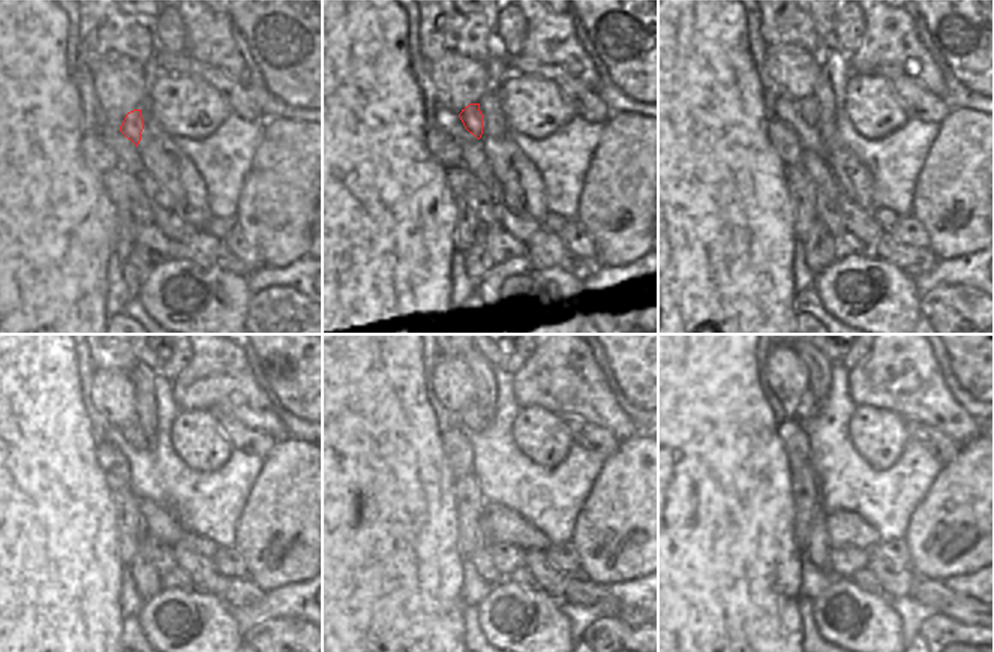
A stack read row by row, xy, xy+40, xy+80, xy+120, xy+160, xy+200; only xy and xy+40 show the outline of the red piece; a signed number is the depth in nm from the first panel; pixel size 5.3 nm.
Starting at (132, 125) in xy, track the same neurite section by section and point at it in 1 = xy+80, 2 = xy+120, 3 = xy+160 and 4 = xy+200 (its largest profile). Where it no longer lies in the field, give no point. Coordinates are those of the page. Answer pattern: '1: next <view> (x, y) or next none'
1: next xy+80 (807, 108)
2: next xy+120 (131, 432)
3: next xy+160 (470, 418)
4: next xy+200 (807, 406)

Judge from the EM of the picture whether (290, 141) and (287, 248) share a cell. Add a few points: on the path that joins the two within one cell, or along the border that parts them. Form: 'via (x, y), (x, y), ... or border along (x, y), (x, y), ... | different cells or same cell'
via (290, 168), (291, 221) | same cell

